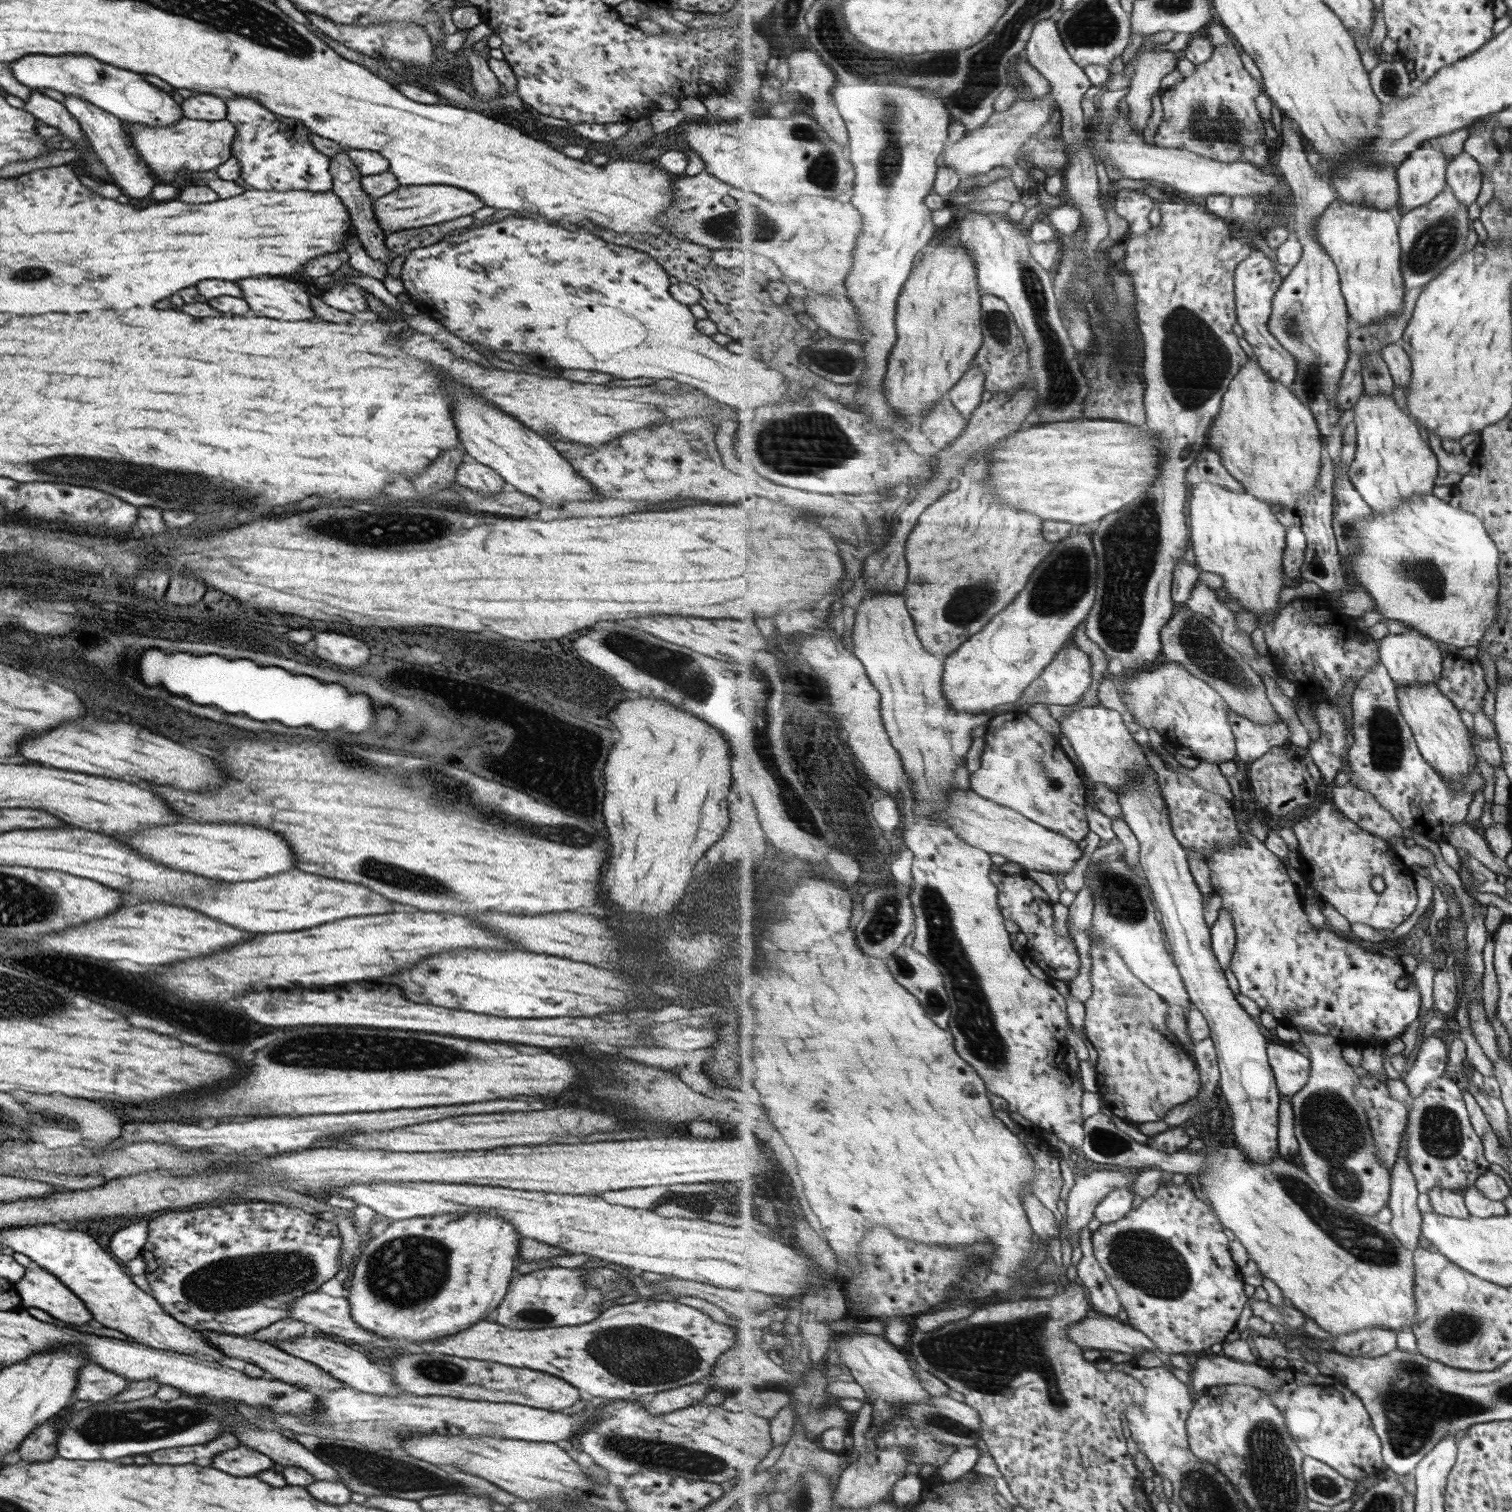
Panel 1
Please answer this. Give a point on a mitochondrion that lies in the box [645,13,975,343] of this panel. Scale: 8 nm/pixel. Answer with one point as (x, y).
(764, 229)

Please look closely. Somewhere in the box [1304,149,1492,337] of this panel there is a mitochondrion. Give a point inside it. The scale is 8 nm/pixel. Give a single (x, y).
(1433, 245)

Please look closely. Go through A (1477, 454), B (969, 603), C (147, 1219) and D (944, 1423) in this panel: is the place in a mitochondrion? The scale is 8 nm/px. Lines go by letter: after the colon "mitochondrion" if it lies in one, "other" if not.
A: other
B: mitochondrion
C: other
D: mitochondrion

